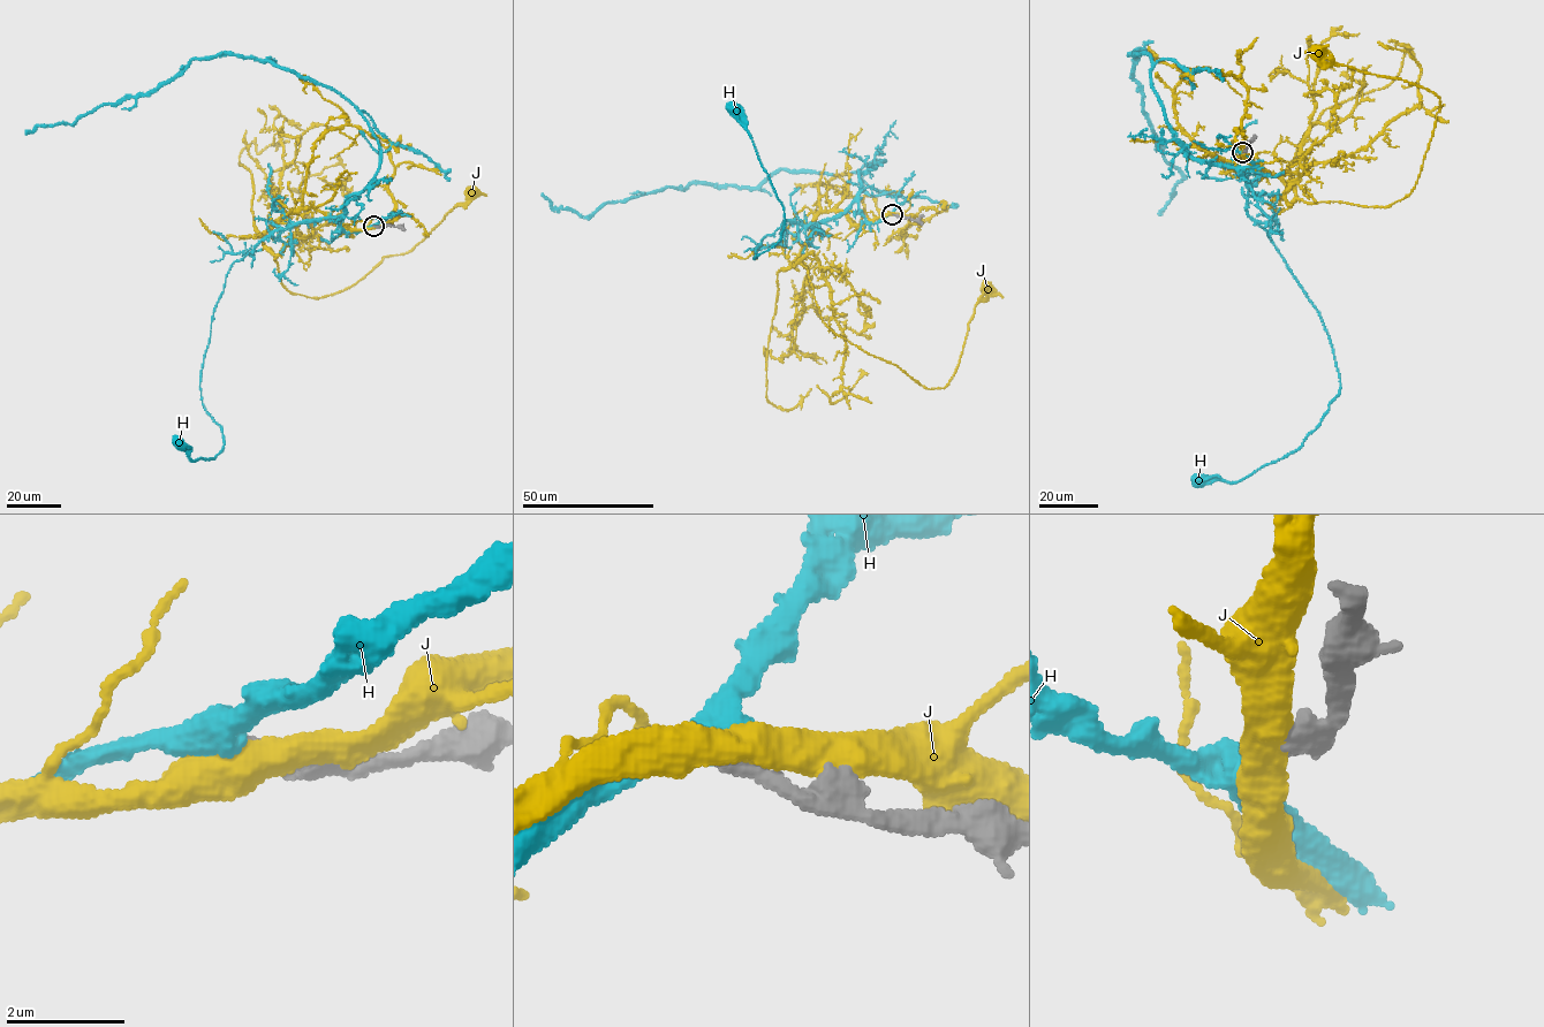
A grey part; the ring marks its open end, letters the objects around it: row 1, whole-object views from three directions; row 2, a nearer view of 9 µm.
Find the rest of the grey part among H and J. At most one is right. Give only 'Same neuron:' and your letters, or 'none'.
Same neuron: H

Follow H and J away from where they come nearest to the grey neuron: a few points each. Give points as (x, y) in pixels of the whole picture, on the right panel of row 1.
H: (1242, 152), (1253, 166), (1224, 165), (1318, 312), (1339, 393), (1296, 449), (1236, 481), (1198, 480)
J: (1243, 152), (1249, 161), (1228, 165), (1280, 175), (1307, 203), (1384, 206), (1410, 191), (1439, 99), (1315, 51)

